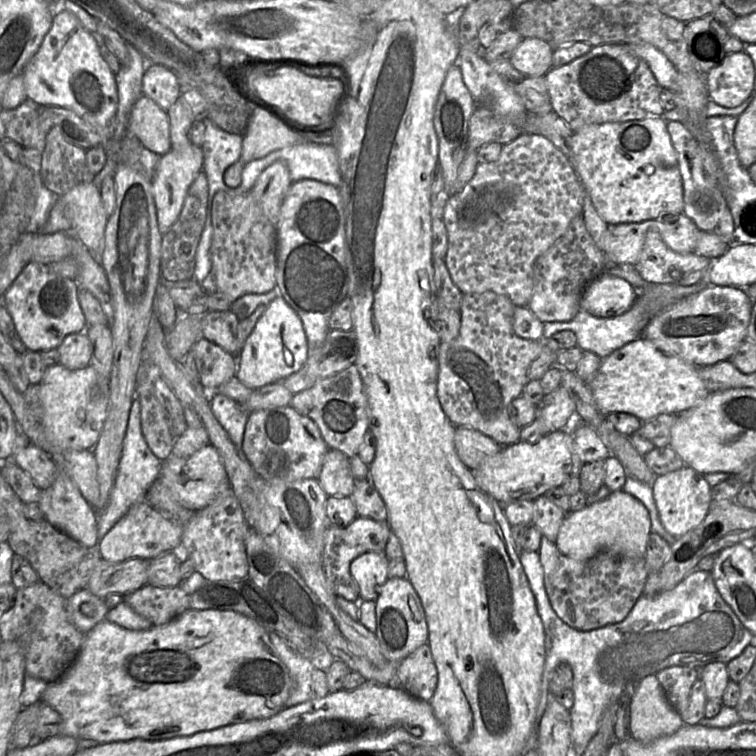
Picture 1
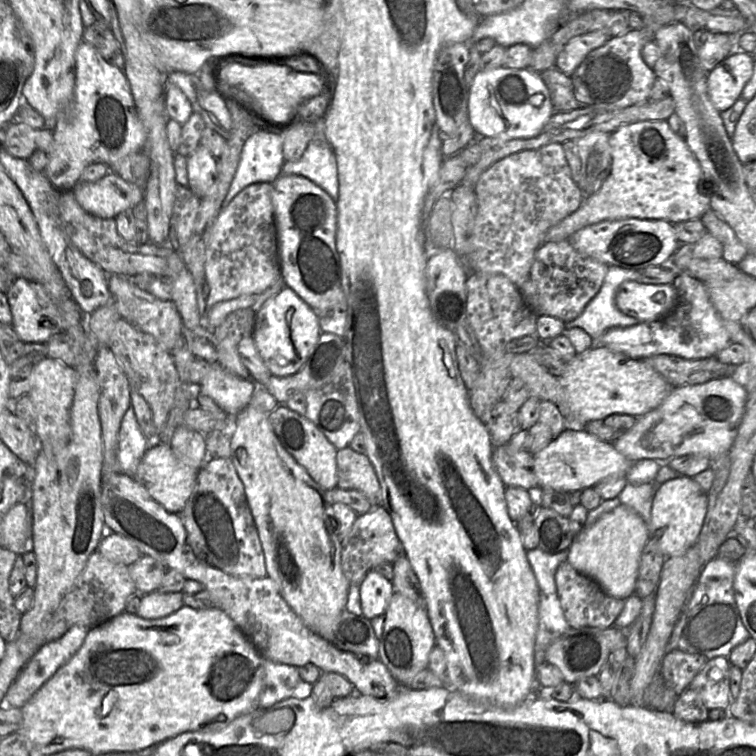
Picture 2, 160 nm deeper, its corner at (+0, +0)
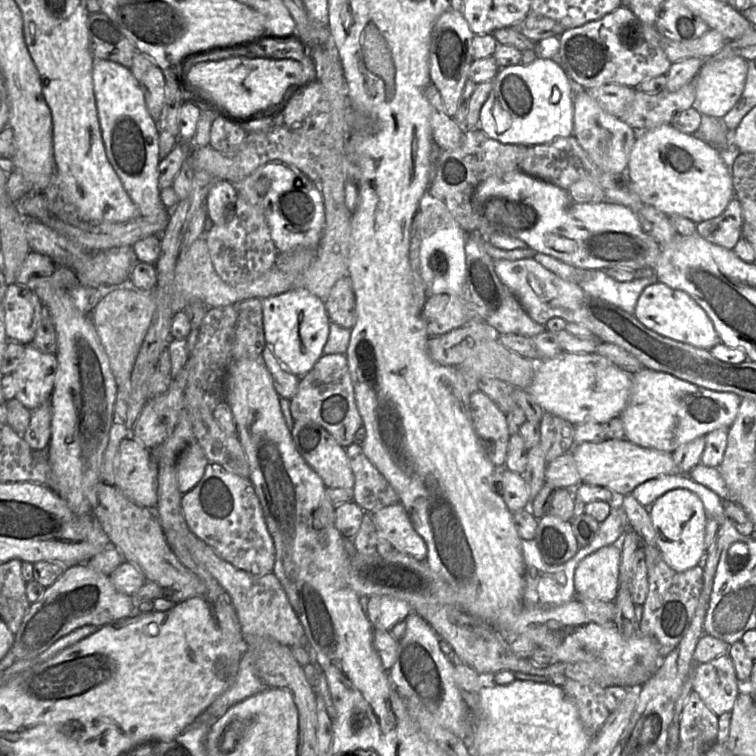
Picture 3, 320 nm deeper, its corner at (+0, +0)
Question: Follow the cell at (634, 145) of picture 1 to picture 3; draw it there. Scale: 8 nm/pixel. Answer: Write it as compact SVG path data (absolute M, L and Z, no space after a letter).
M671 124L641 133L631 150L626 173L641 200L667 216L679 215L695 224L723 213L734 198L728 159L697 134L686 134Z

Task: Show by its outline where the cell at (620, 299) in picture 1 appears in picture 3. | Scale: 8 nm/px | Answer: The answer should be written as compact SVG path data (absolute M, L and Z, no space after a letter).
M660 281L643 289L633 314L647 328L676 341L705 349L720 342L706 312L686 292L671 288Z

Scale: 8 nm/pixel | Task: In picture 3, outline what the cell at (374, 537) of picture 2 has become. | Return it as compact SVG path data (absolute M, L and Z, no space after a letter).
M402 504L381 508L372 513L372 518L379 533L391 543L393 549L416 560L426 560L427 545L414 529Z

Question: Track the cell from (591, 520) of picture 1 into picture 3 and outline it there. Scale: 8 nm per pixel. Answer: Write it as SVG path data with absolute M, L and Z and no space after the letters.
M617 544L600 548L585 557L574 575L576 596L613 602L618 590L621 550Z

